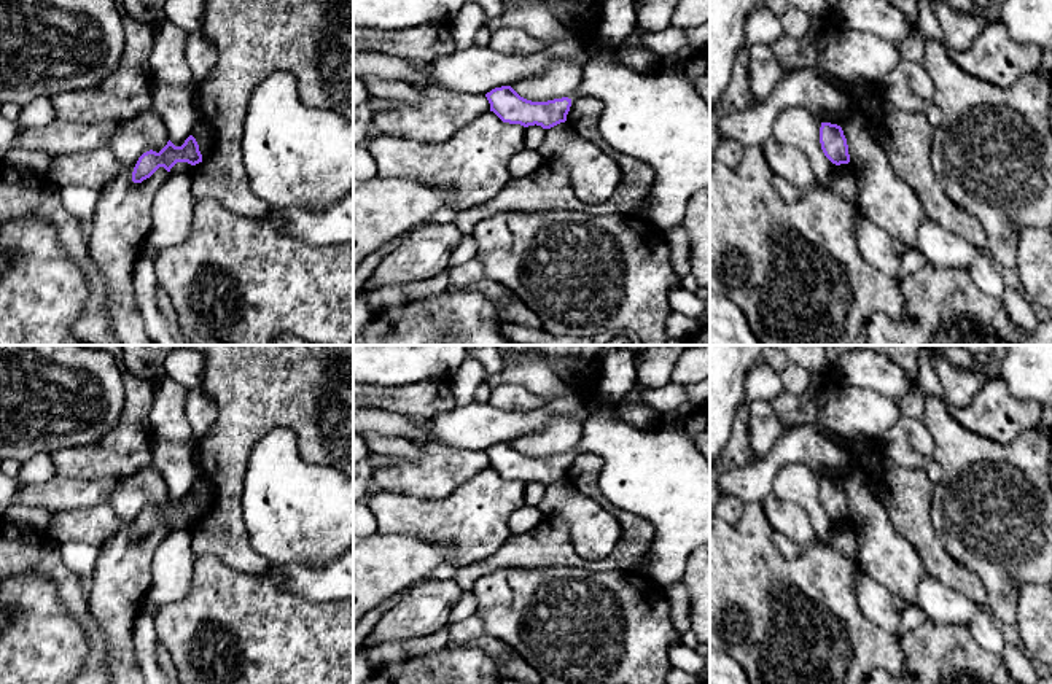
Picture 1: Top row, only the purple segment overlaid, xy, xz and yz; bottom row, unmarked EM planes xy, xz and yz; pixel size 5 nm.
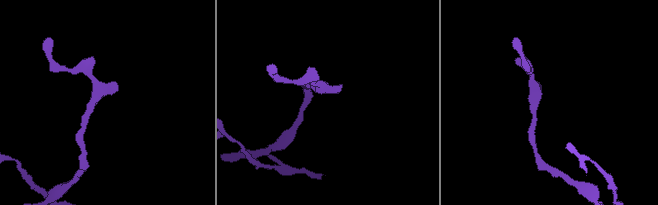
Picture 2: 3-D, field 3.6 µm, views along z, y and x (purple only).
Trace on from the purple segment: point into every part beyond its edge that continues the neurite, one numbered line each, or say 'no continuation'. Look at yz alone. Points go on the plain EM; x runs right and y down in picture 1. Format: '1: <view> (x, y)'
no continuation

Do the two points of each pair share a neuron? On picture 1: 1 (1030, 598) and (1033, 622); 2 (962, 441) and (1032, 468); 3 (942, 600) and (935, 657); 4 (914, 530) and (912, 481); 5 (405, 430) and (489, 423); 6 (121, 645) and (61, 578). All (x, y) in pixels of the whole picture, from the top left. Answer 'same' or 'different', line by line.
1: same
2: same
3: different
4: same
5: same
6: different

